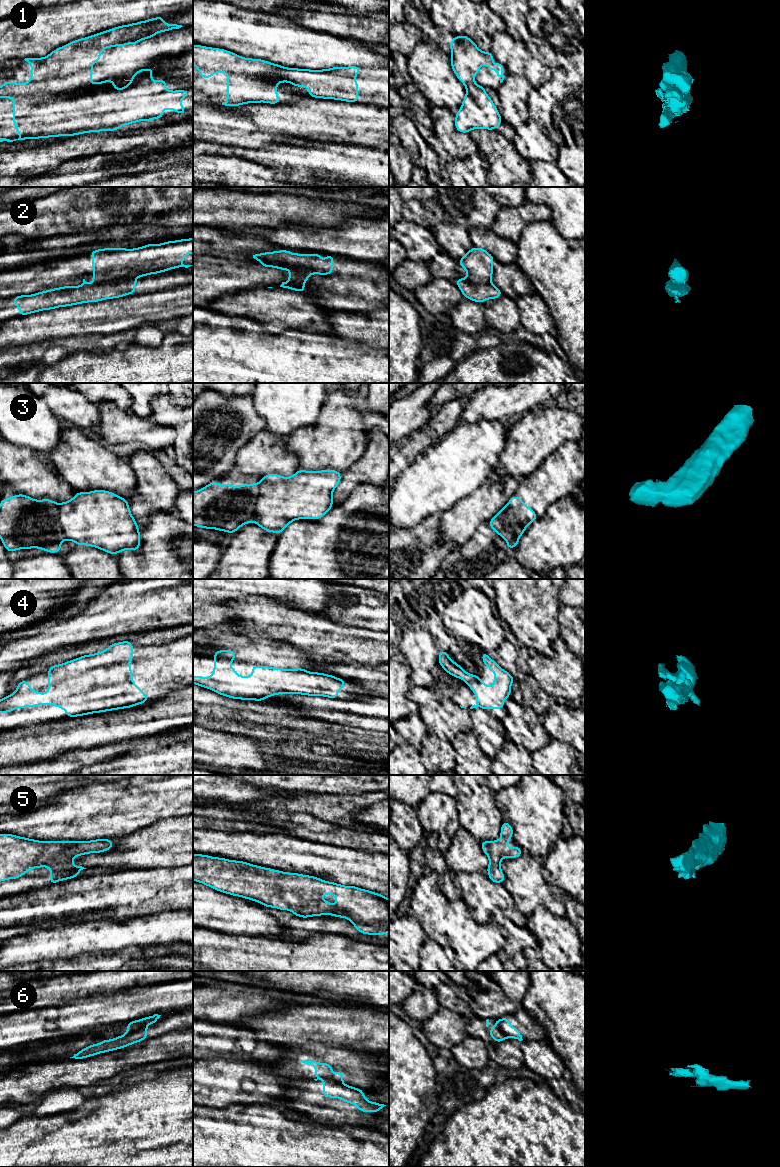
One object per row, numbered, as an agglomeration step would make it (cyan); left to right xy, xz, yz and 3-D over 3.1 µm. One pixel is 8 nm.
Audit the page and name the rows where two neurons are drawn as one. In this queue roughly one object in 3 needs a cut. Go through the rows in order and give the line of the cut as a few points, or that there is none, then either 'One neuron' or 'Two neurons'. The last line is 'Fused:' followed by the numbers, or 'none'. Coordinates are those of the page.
1: Split along xy (90, 83), (59, 91), (37, 92), (11, 97). Two neurons
2: Split along xz (305, 274), (305, 277), (297, 284), (286, 282), (281, 284). Two neurons
3: Split along xz (258, 484), (256, 510), (252, 521). Two neurons
4: No split. One neuron
5: No split. One neuron
6: Split along xy (146, 1024), (127, 1033). Two neurons
Fused: 1, 2, 3, 6

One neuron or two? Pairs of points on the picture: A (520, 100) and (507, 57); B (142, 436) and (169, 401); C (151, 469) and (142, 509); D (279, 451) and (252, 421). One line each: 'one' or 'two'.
A: two
B: two
C: one
D: two

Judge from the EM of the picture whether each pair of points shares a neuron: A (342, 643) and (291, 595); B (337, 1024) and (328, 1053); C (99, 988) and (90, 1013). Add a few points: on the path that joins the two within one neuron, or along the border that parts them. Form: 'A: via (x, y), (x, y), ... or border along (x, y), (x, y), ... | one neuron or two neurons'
A: border along (284, 604), (316, 613) | two neurons
B: border along (337, 1045), (349, 1045), (360, 1050) | two neurons
C: border along (128, 990), (107, 993), (105, 995) | two neurons

